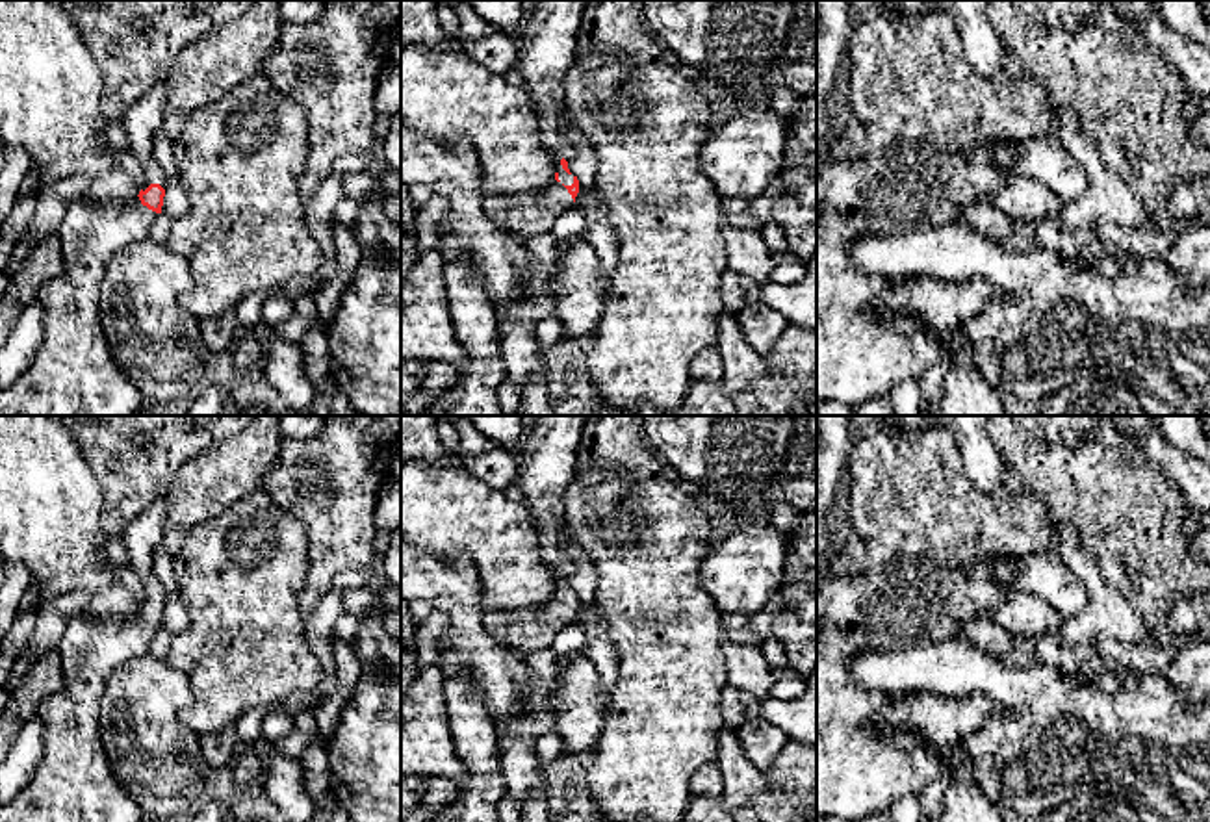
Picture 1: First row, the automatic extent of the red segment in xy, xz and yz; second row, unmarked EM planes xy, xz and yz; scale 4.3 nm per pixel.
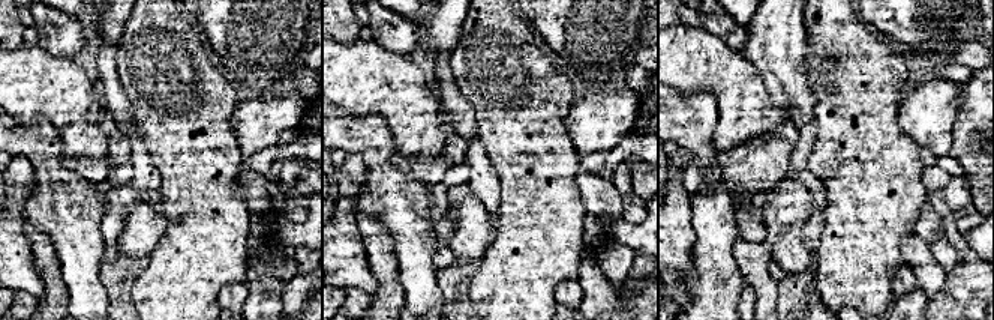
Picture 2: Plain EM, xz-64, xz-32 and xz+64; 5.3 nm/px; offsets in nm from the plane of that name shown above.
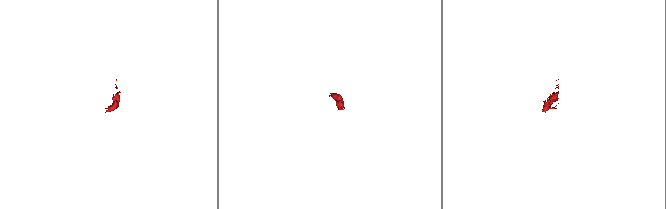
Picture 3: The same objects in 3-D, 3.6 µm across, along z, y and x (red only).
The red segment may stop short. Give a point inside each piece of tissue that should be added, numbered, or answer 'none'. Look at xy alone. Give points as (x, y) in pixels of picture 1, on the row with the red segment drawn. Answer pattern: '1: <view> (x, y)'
1: xy (143, 119)
2: xy (73, 373)

